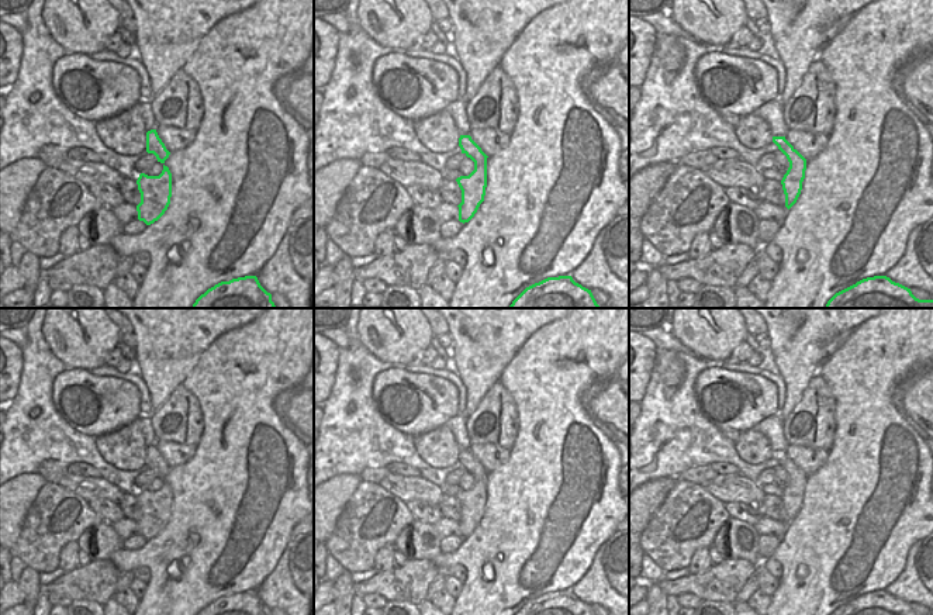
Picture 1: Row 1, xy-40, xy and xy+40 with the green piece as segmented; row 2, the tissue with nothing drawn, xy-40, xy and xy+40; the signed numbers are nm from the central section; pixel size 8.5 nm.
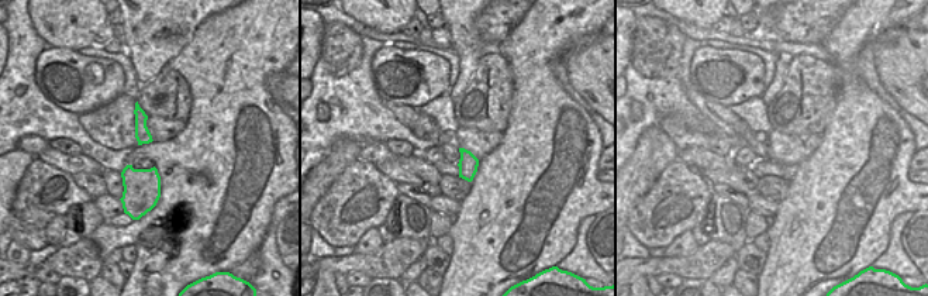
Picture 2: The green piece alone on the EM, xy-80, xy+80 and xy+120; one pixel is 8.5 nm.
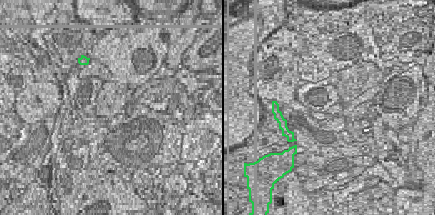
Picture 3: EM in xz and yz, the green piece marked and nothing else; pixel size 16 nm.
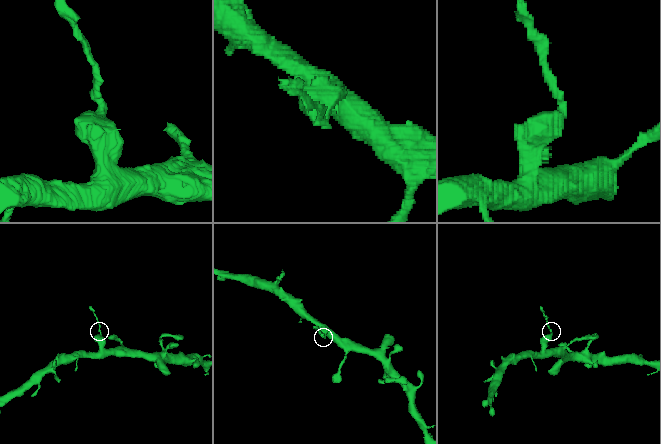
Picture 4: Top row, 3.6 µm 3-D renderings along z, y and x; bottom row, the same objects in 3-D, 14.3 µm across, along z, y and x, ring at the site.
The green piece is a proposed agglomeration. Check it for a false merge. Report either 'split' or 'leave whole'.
split

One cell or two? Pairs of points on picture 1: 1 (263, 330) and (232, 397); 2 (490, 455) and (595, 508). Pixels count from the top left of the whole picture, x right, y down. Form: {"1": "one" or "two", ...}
{"1": "one", "2": "two"}

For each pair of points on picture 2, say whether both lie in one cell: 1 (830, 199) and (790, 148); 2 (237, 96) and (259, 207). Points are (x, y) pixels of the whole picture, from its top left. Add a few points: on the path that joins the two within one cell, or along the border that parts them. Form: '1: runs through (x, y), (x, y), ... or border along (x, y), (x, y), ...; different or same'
1: border along (820, 134), (821, 143), (796, 165); different
2: runs through (268, 113), (279, 130), (285, 161), (271, 176); same

